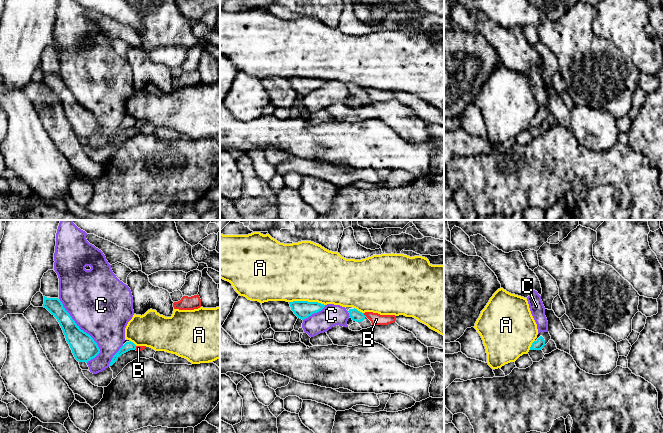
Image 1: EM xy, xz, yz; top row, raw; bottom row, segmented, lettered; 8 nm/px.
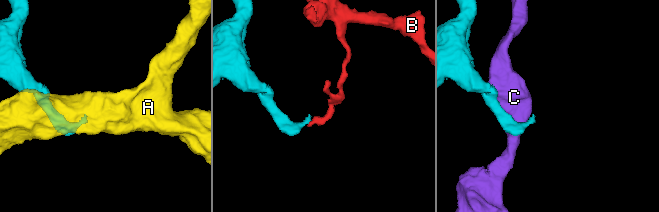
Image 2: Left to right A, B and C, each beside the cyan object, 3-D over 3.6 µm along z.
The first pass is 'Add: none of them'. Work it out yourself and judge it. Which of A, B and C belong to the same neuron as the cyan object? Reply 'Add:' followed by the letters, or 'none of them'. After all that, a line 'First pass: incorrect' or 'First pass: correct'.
Add: none of them
First pass: correct

